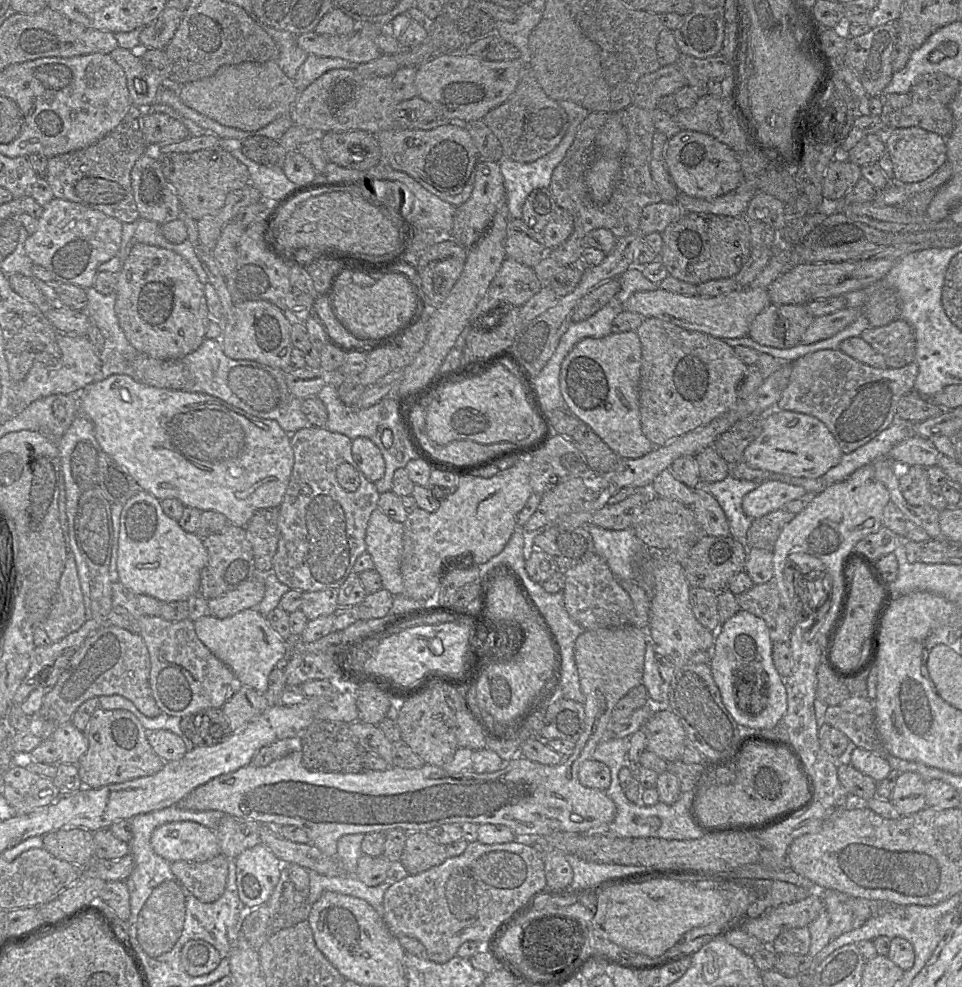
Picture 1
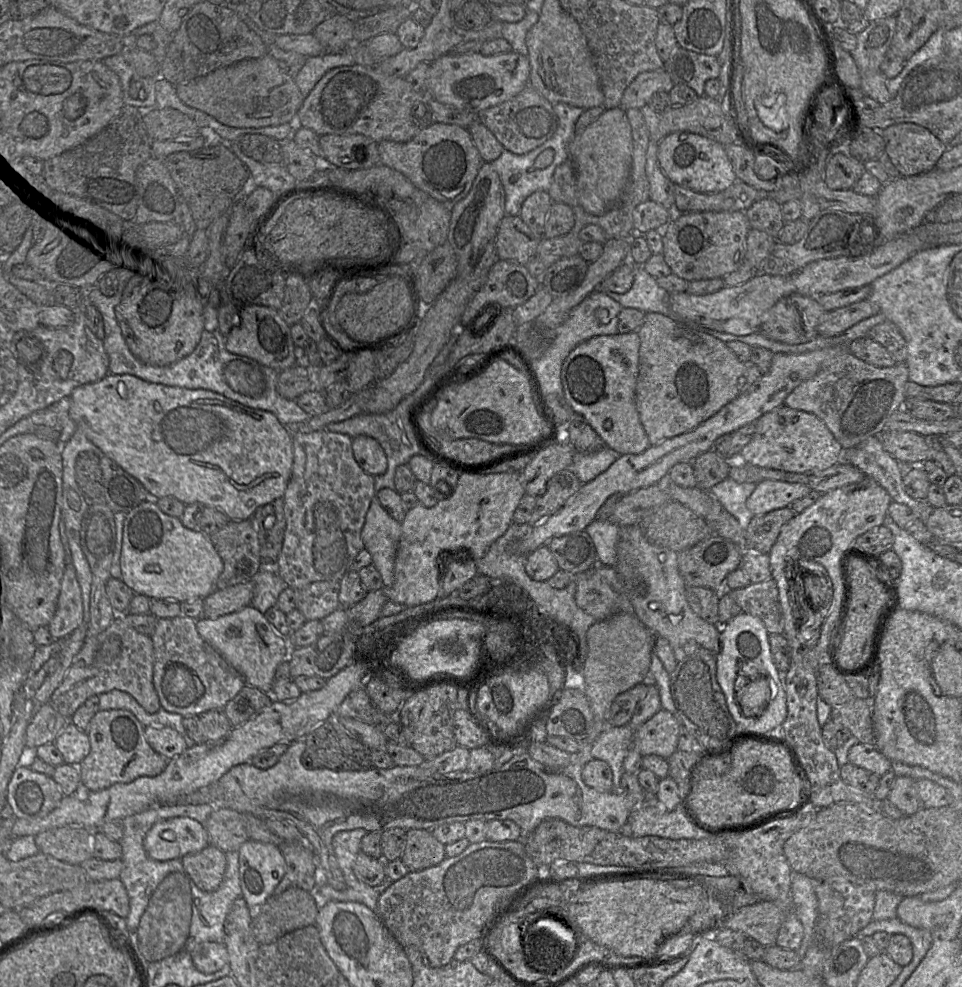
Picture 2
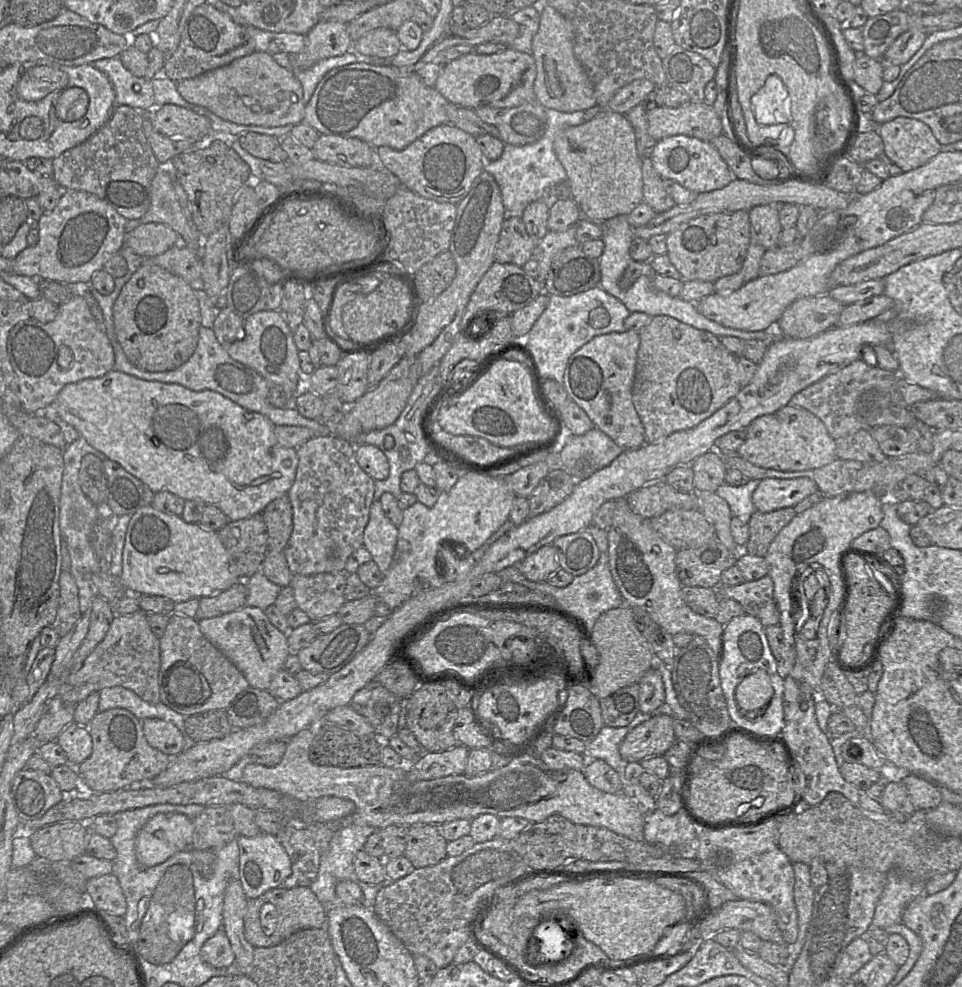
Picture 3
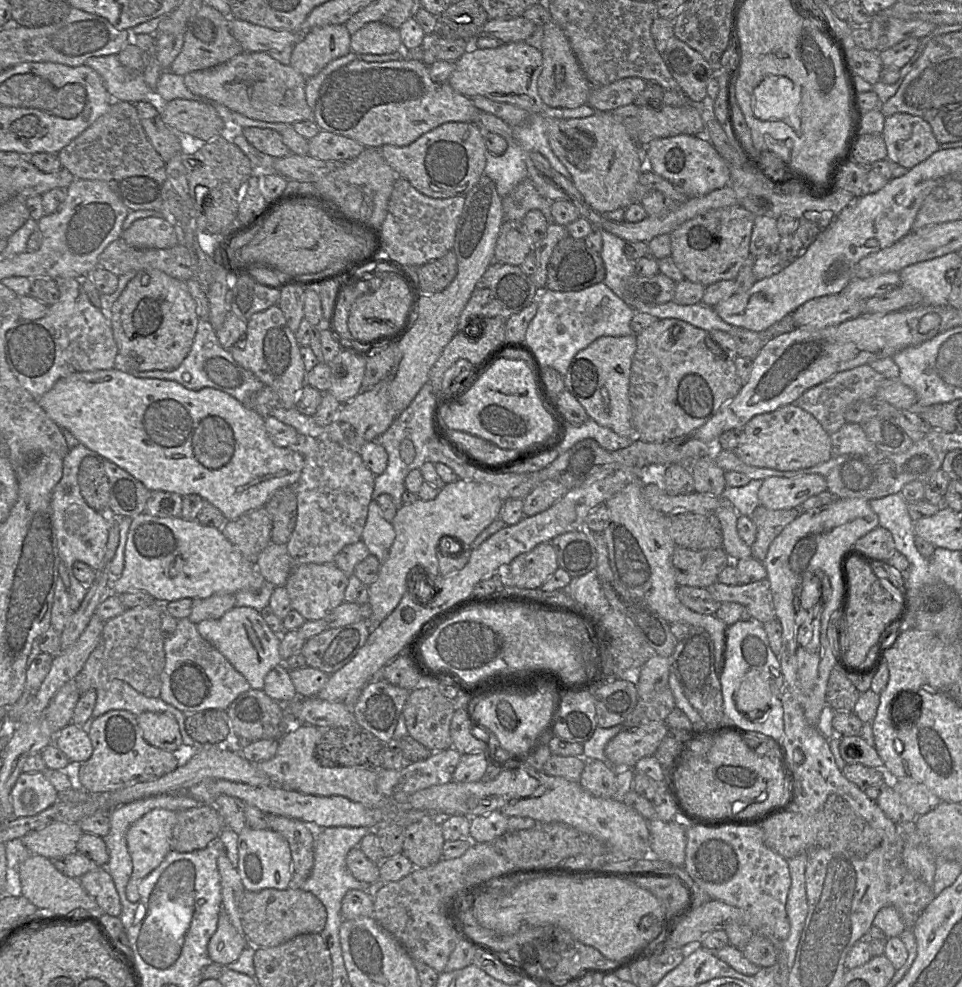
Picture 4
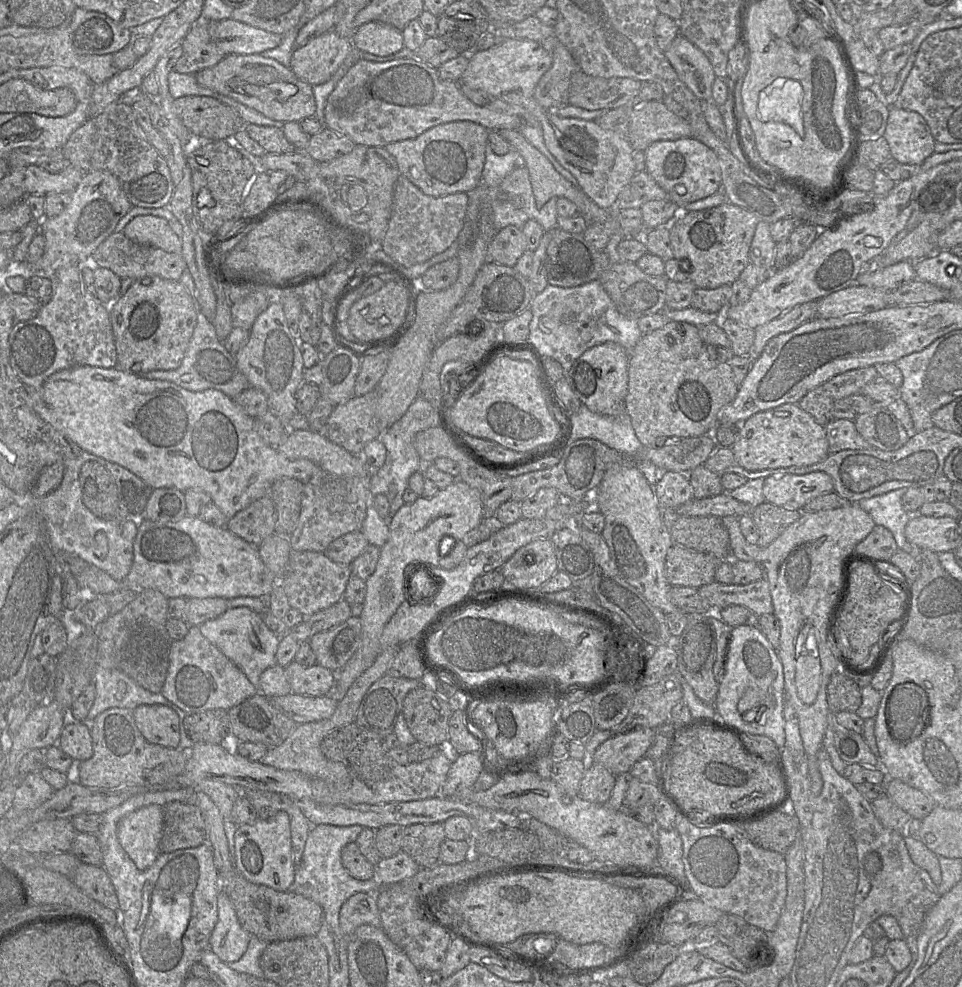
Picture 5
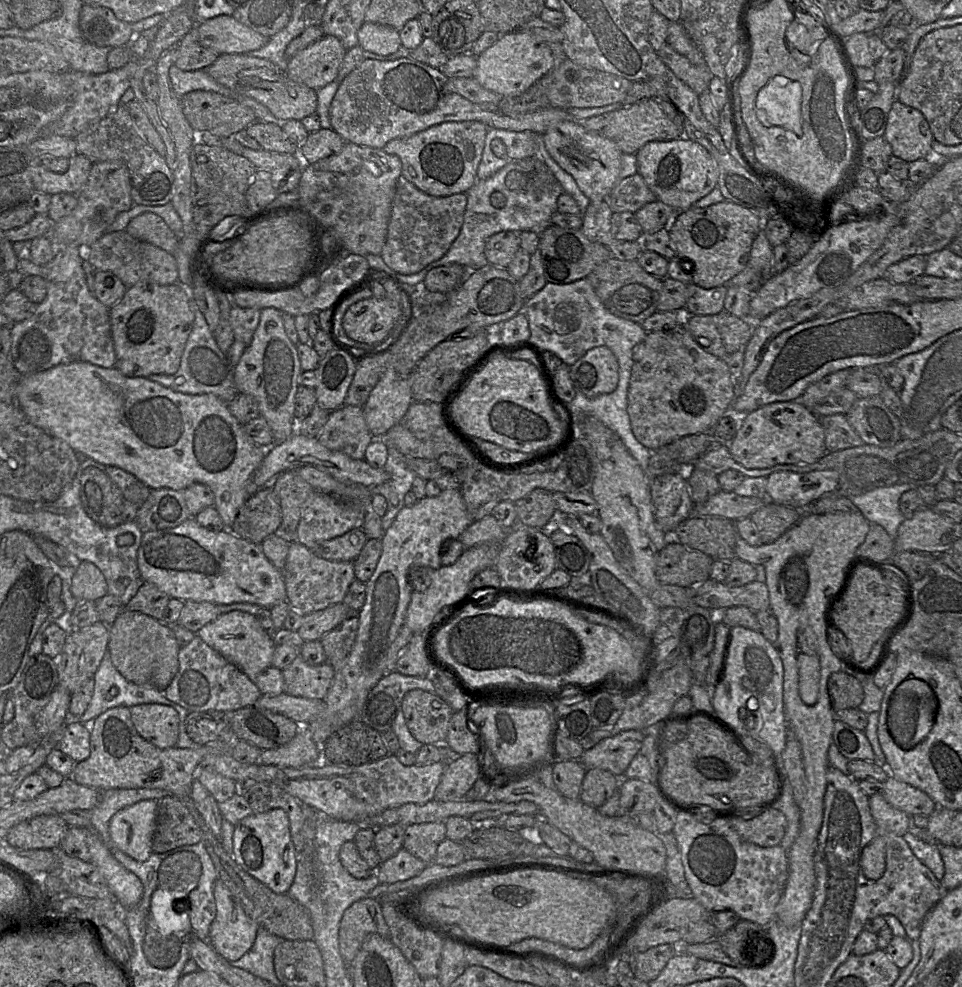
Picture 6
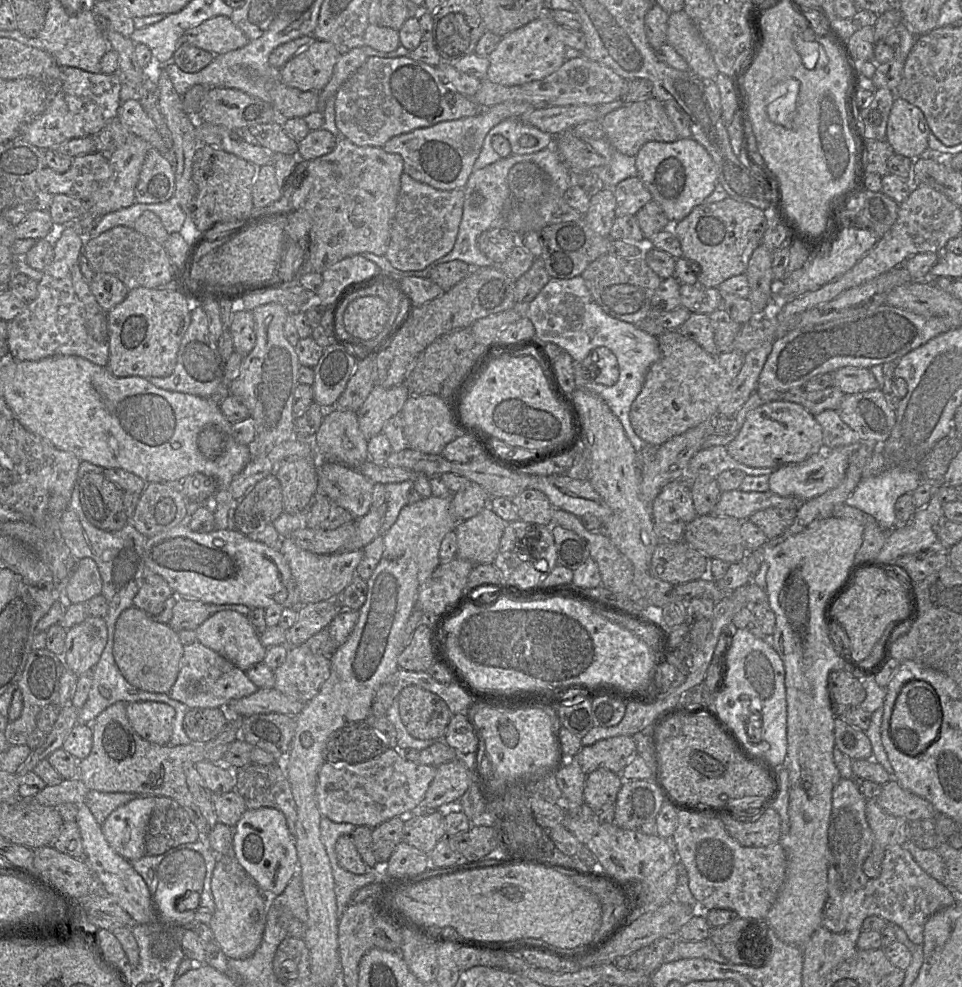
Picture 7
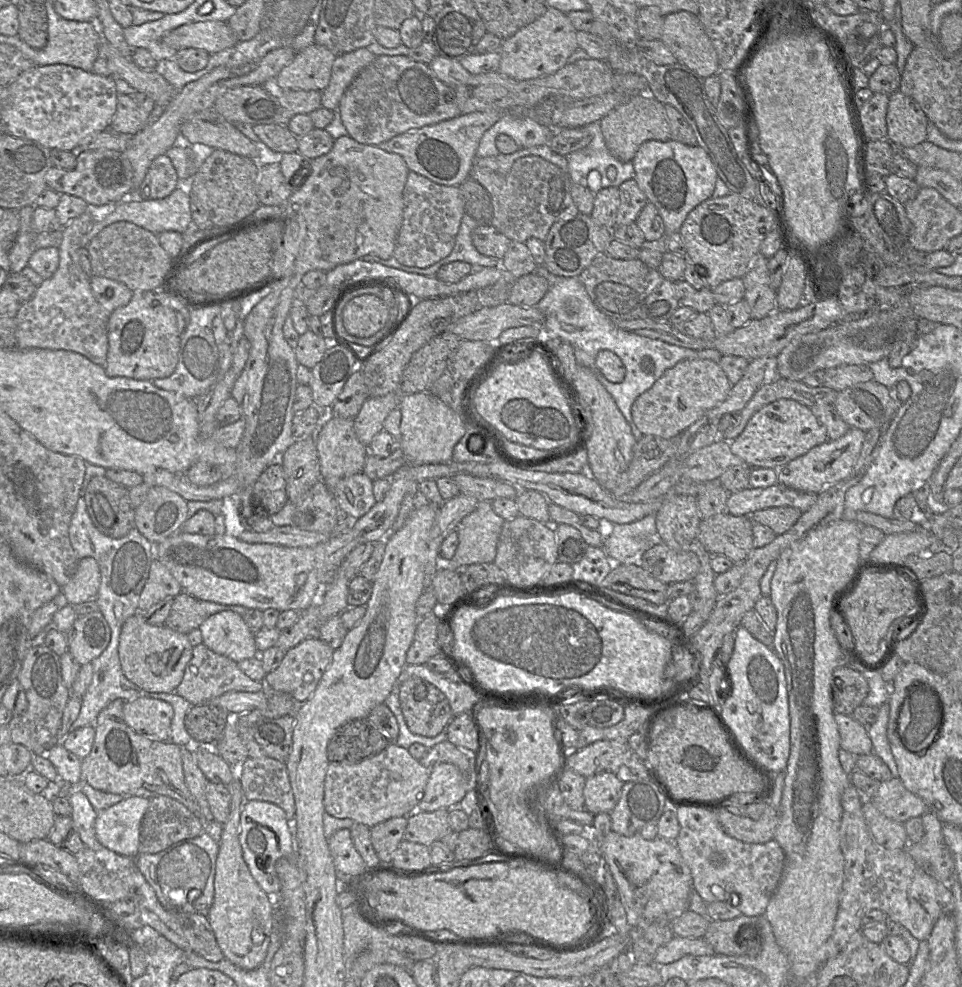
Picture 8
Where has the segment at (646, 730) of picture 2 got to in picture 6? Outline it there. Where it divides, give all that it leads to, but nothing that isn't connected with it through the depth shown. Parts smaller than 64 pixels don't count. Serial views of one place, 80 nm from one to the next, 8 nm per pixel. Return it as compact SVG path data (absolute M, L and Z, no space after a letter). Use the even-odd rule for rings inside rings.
M641 730L622 731L585 749L579 760L586 769L600 768L623 778L630 762L639 753L643 739Z

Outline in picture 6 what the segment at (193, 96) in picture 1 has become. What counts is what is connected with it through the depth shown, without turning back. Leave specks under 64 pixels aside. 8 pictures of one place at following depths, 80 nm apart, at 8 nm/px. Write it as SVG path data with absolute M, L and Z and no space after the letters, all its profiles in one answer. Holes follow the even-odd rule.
M224 54L205 70L216 82L258 101L278 119L301 121L316 113L316 91L294 82L288 77L286 71L282 71L268 60L246 54Z

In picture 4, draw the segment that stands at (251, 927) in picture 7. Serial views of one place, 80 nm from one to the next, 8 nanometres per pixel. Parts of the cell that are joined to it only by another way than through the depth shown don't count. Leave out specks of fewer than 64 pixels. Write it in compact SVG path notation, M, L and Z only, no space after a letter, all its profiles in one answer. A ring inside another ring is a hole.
M221 909L216 931L207 945L210 960L226 966L239 958L247 944L249 943L243 932L232 925L227 913Z

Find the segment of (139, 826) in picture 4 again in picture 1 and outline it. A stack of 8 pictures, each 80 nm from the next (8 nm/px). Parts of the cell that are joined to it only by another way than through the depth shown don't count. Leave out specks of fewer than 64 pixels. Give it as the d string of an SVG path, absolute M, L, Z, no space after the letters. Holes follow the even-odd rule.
M196 822L159 826L152 833L151 846L169 862L204 862L221 853L215 832Z

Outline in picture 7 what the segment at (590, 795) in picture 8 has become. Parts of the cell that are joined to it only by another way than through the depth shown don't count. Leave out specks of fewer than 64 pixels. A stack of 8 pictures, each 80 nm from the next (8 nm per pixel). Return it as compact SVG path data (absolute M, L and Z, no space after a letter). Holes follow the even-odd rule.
M596 769L588 773L583 791L584 803L594 811L615 803L623 782L620 774L608 769Z

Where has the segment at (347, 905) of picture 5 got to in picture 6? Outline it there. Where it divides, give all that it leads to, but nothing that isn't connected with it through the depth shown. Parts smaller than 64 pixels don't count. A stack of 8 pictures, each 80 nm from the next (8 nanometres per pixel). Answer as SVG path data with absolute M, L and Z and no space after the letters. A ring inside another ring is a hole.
M362 898L344 911L340 921L339 949L348 969L370 934L389 938L389 928L382 915L381 904L372 898Z

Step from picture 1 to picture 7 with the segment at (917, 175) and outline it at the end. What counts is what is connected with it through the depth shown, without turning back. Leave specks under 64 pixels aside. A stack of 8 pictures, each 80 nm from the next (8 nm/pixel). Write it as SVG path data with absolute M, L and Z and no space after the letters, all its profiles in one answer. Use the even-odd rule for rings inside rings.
M895 96L885 135L894 153L913 160L920 157L928 148L929 133L930 129L921 110Z

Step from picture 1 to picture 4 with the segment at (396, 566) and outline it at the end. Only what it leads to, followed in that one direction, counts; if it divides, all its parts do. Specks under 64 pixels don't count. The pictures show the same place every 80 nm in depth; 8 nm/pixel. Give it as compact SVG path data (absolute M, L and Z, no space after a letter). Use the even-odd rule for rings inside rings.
M371 500L361 540L367 546L369 553L381 564L387 558L394 539L395 530L392 524L383 518L376 500Z

